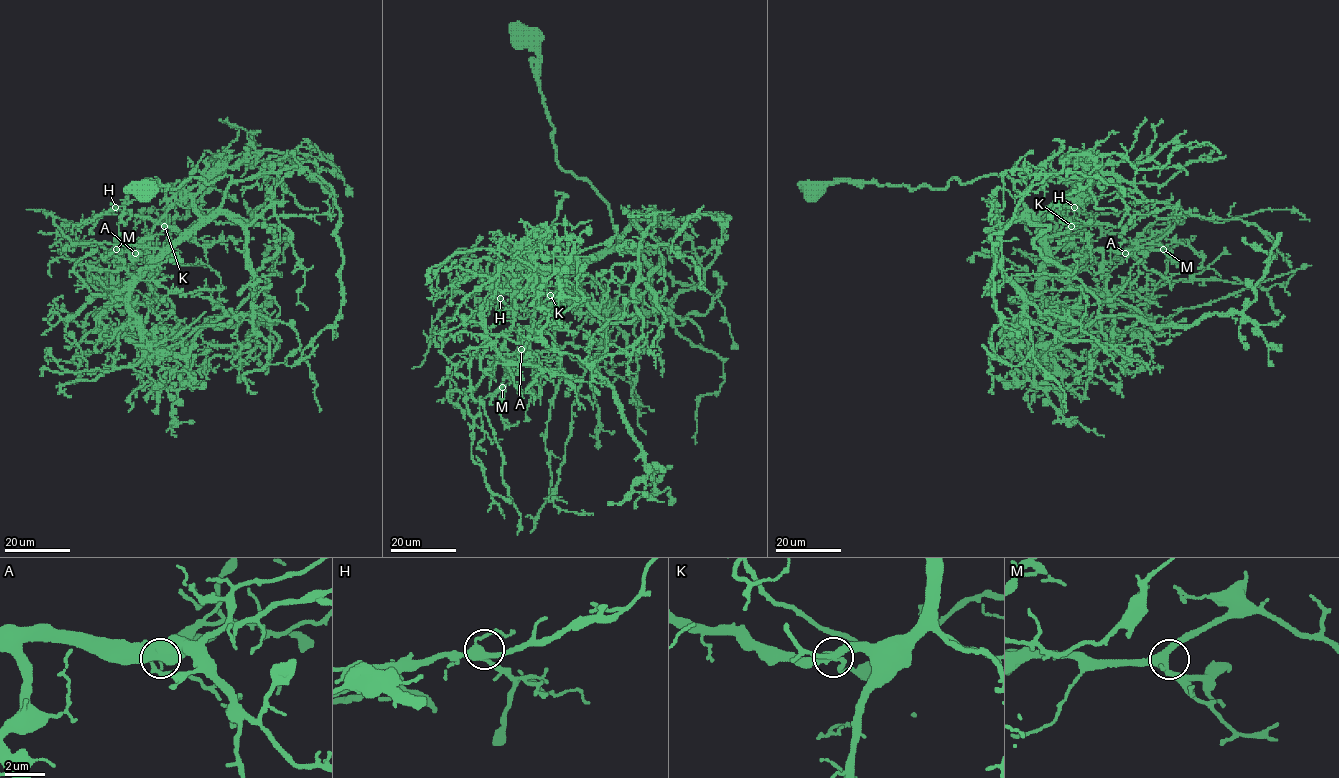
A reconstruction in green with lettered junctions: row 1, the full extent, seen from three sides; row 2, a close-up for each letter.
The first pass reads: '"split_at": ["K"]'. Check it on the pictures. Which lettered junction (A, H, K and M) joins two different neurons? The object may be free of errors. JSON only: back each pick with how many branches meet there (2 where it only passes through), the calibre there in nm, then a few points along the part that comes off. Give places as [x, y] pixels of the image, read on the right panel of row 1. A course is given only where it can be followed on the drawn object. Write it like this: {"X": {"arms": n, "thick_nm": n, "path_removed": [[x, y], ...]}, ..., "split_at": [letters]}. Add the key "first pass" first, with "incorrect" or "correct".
{"first pass": "correct", "K": {"arms": 4, "thick_nm": 360, "path_removed": [[1071, 225], [1091, 150], [1030, 189], [990, 236], [1000, 318], [990, 345], [1009, 366]]}, "split_at": ["K"]}

